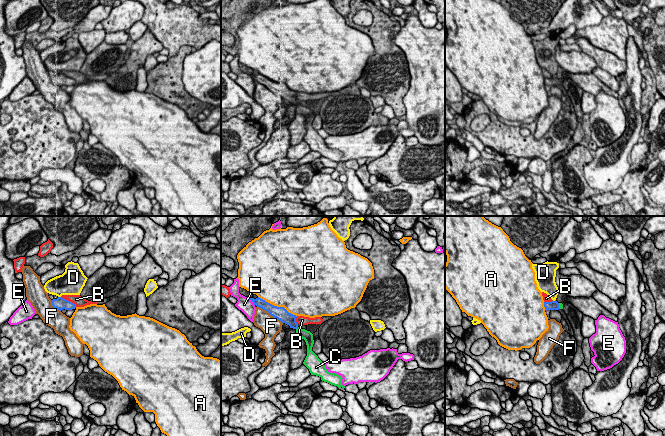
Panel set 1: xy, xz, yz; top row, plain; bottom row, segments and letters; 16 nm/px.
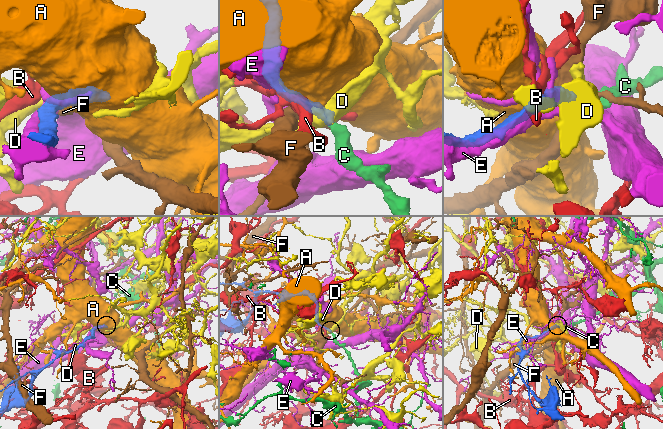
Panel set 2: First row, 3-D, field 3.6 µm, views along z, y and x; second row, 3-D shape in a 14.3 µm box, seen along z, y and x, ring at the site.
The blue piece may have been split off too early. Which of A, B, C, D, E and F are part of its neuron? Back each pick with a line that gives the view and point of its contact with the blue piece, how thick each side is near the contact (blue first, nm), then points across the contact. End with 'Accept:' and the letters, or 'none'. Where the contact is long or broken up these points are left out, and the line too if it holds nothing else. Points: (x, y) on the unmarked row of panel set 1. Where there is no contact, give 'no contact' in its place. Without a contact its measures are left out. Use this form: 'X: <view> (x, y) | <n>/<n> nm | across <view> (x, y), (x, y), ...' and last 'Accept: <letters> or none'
C: yz (558, 82) | 160/60 nm | across yz (553, 81), (558, 82), (560, 80)
Accept: C

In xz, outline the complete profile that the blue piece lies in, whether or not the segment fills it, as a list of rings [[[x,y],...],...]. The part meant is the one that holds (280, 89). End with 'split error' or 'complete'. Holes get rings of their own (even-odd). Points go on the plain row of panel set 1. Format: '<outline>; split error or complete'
[[[249,74],[254,81],[260,83],[267,87],[271,92],[280,96],[282,99],[285,99],[296,106],[296,113],[302,114],[305,116],[307,121],[307,132],[303,138],[303,140],[309,145],[311,151],[316,151],[321,154],[322,157],[327,158],[331,161],[345,164],[341,160],[342,152],[330,149],[327,147],[324,138],[322,138],[318,132],[312,127],[312,123],[314,120],[313,110],[310,107],[305,105],[301,105],[298,103],[296,98],[296,91],[289,89],[284,83],[274,82],[261,74]]]; split error

